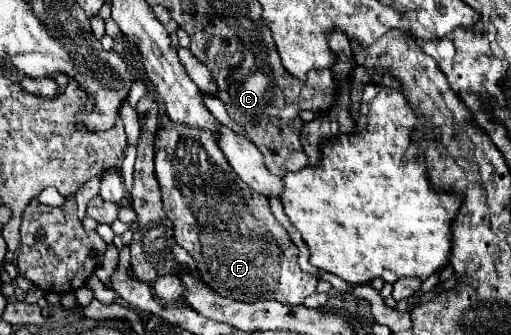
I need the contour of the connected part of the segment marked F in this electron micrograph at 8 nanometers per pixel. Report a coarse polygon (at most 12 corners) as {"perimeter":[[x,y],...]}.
{"perimeter":[[167,121],[155,175],[201,279],[301,305],[319,277],[211,131]]}

